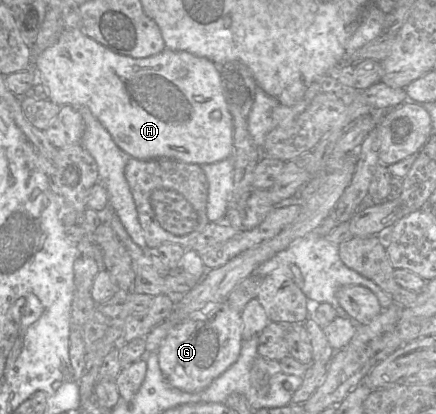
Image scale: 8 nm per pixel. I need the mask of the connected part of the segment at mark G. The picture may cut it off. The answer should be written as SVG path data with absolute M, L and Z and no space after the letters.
M227 300L209 306L197 319L174 327L158 351L160 369L174 388L194 393L203 390L225 372L240 355L243 321Z

